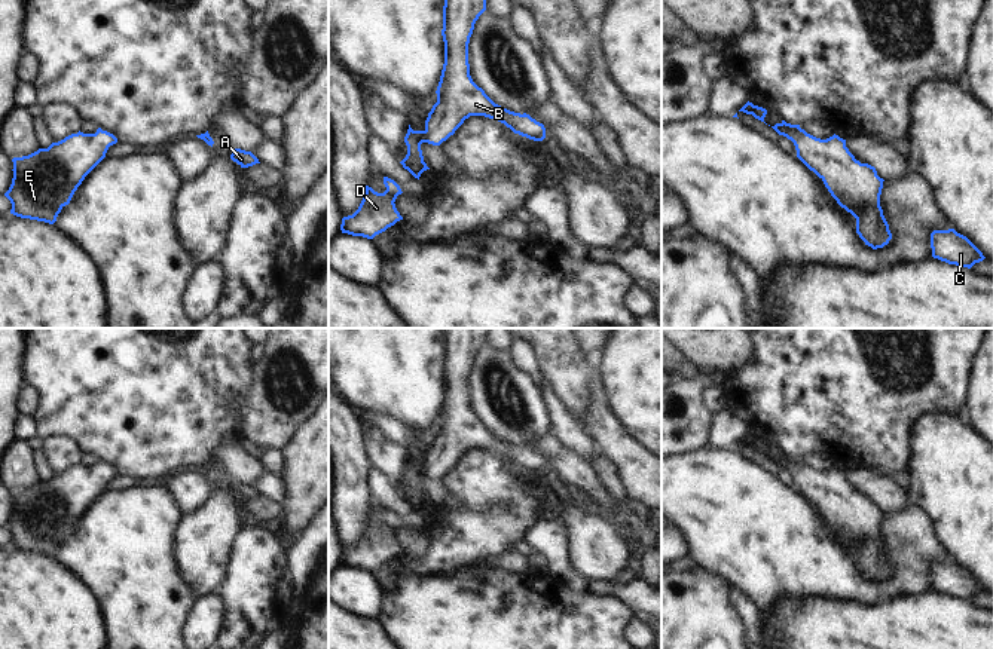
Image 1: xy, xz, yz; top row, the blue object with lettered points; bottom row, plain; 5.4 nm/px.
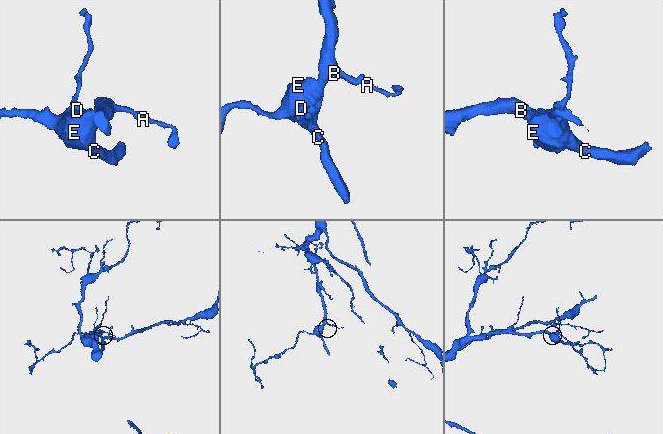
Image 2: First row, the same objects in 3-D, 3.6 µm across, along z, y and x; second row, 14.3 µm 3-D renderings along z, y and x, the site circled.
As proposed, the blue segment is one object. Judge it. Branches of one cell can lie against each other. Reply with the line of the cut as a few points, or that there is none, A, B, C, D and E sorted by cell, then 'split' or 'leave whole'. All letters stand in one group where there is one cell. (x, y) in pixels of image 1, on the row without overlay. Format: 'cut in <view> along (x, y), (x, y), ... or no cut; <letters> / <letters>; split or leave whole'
no cut; A B C D E; leave whole

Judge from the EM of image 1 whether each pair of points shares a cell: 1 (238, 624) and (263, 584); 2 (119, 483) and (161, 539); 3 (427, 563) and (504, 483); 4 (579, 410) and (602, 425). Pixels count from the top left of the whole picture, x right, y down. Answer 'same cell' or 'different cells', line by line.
1: same cell
2: different cells
3: same cell
4: different cells

